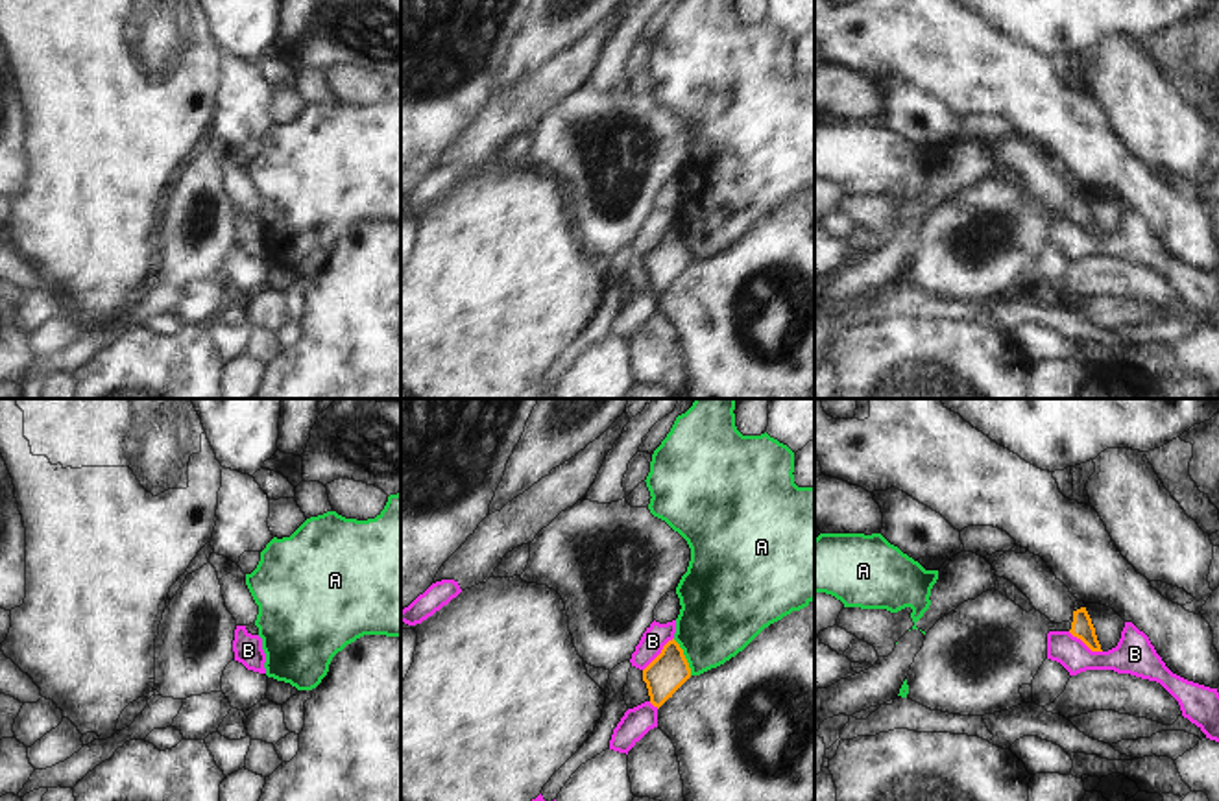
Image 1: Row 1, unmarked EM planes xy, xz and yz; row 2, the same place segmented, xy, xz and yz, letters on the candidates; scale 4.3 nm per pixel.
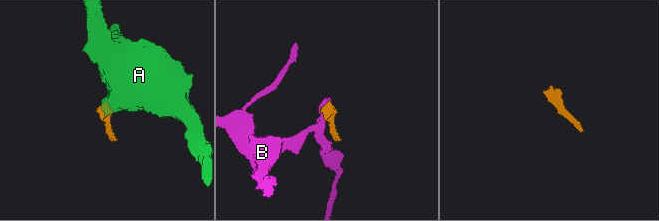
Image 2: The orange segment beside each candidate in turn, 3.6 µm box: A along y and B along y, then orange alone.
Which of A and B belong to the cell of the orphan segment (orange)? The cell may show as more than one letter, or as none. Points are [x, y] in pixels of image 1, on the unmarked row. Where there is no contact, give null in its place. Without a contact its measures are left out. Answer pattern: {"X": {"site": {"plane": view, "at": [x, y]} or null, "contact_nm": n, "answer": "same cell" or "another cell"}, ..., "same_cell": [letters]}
{"A": {"site": {"plane": "xz", "at": [684, 244]}, "contact_nm": 180, "answer": "another cell"}, "B": {"site": {"plane": "xz", "at": [660, 240]}, "contact_nm": 200, "answer": "another cell"}, "same_cell": []}

